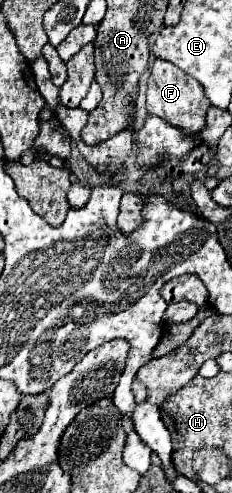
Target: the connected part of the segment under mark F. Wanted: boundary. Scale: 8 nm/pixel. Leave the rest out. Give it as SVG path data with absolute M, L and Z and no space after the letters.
M156 60L152 74L148 78L148 96L146 96L146 108L148 114L160 116L164 120L168 120L168 124L174 124L186 132L200 132L206 124L206 110L210 106L208 98L204 94L196 94L196 90L202 90L202 84L188 76L186 72L182 72L180 68L176 68L170 62L162 62Z

